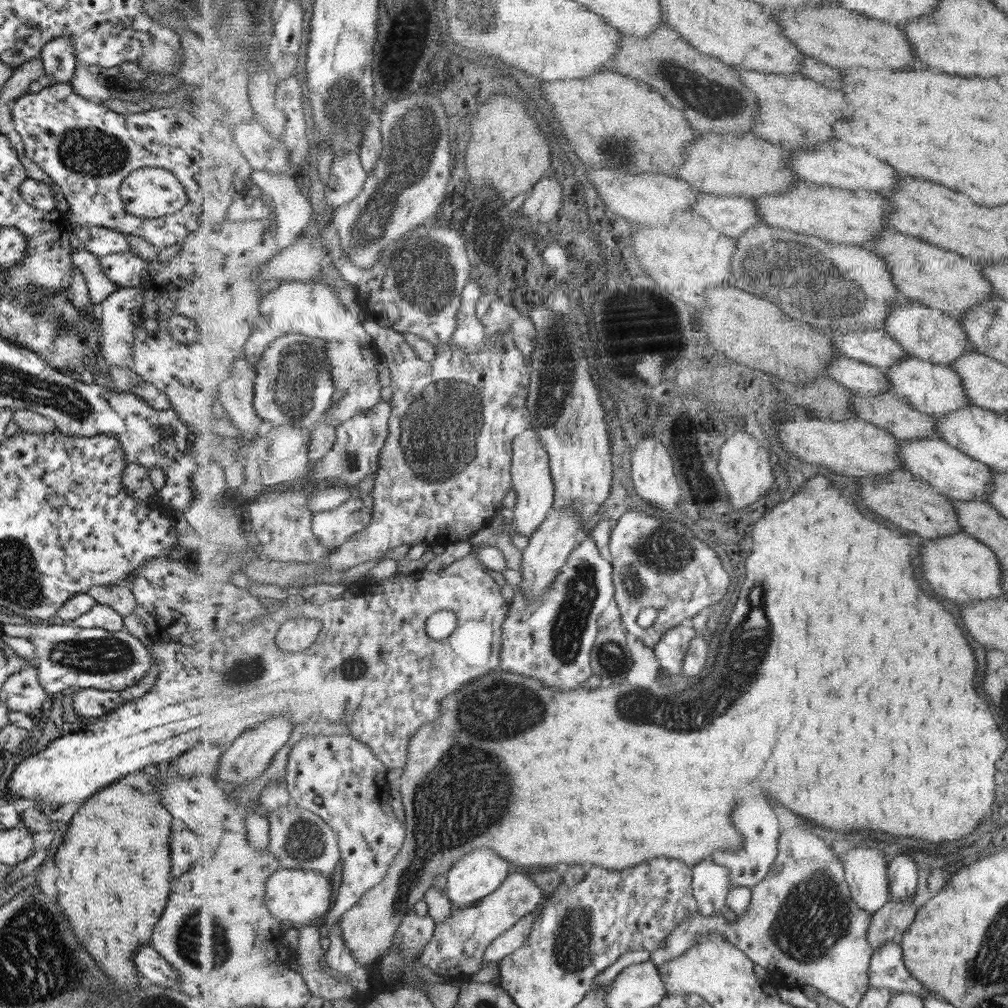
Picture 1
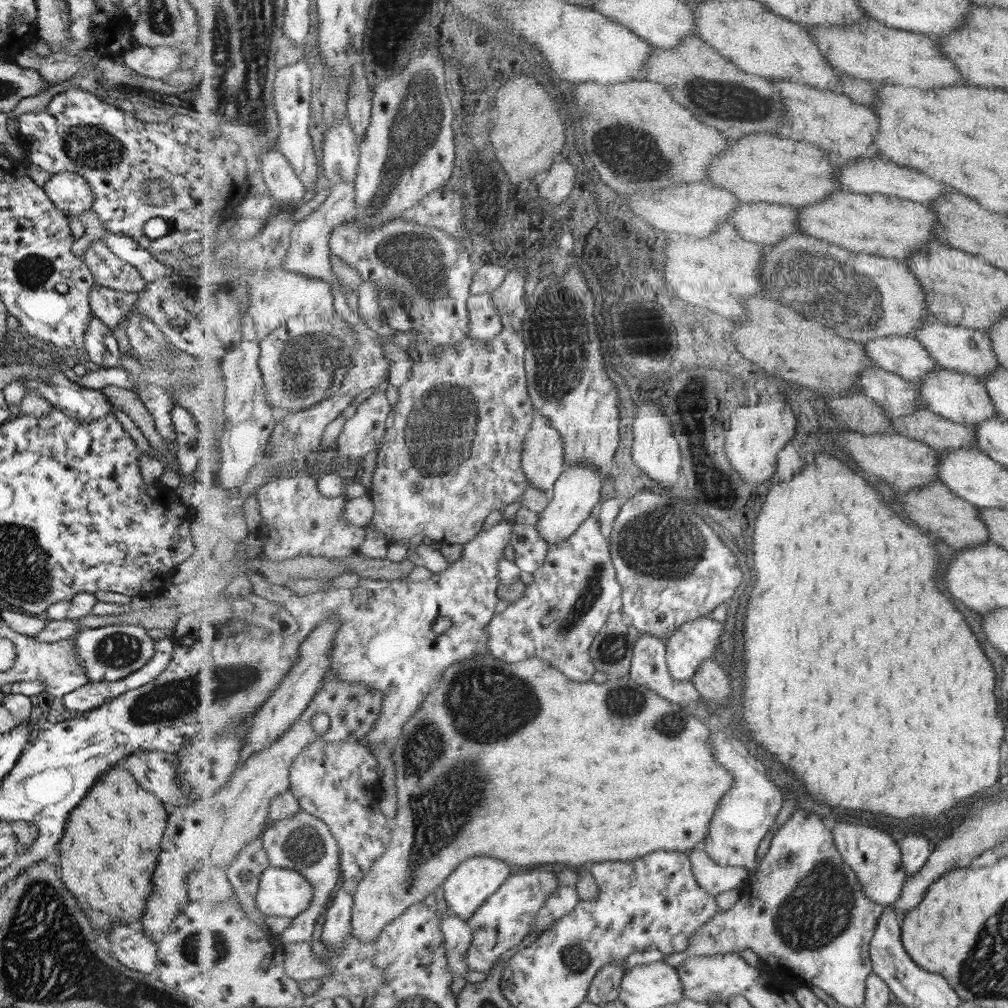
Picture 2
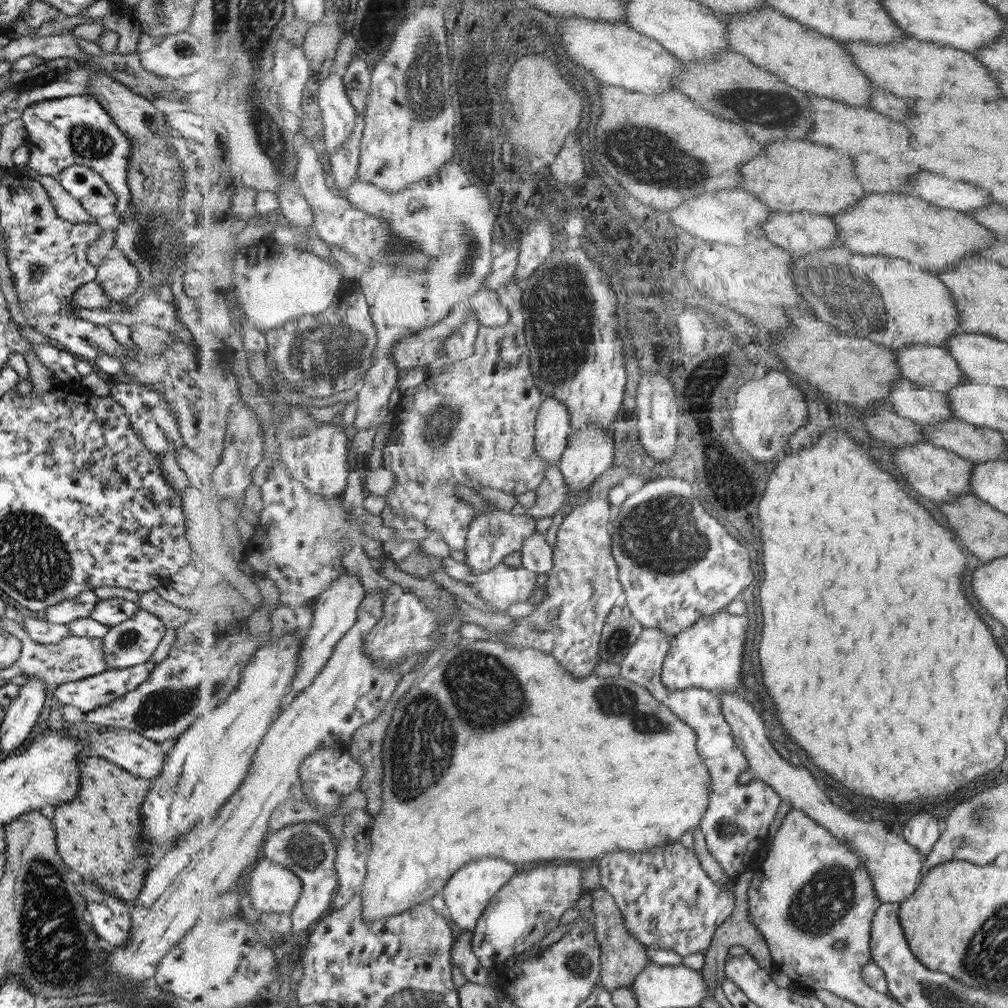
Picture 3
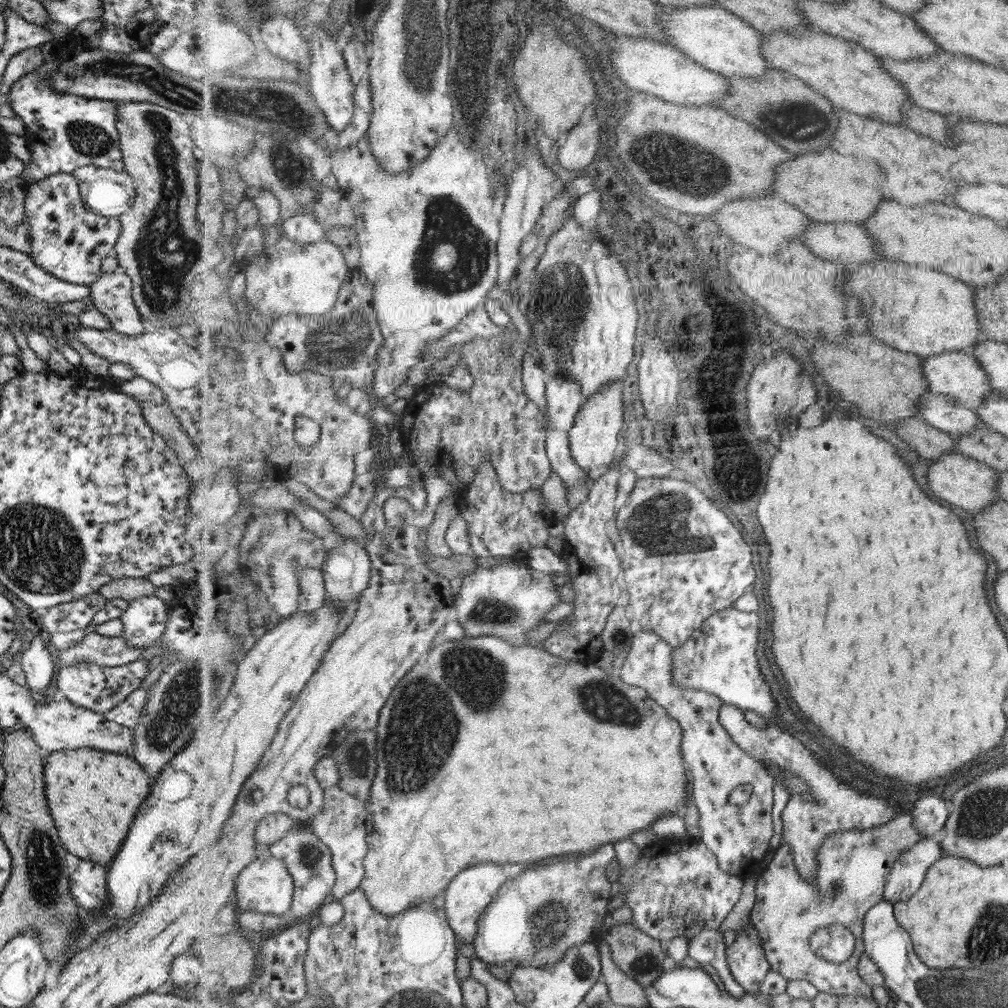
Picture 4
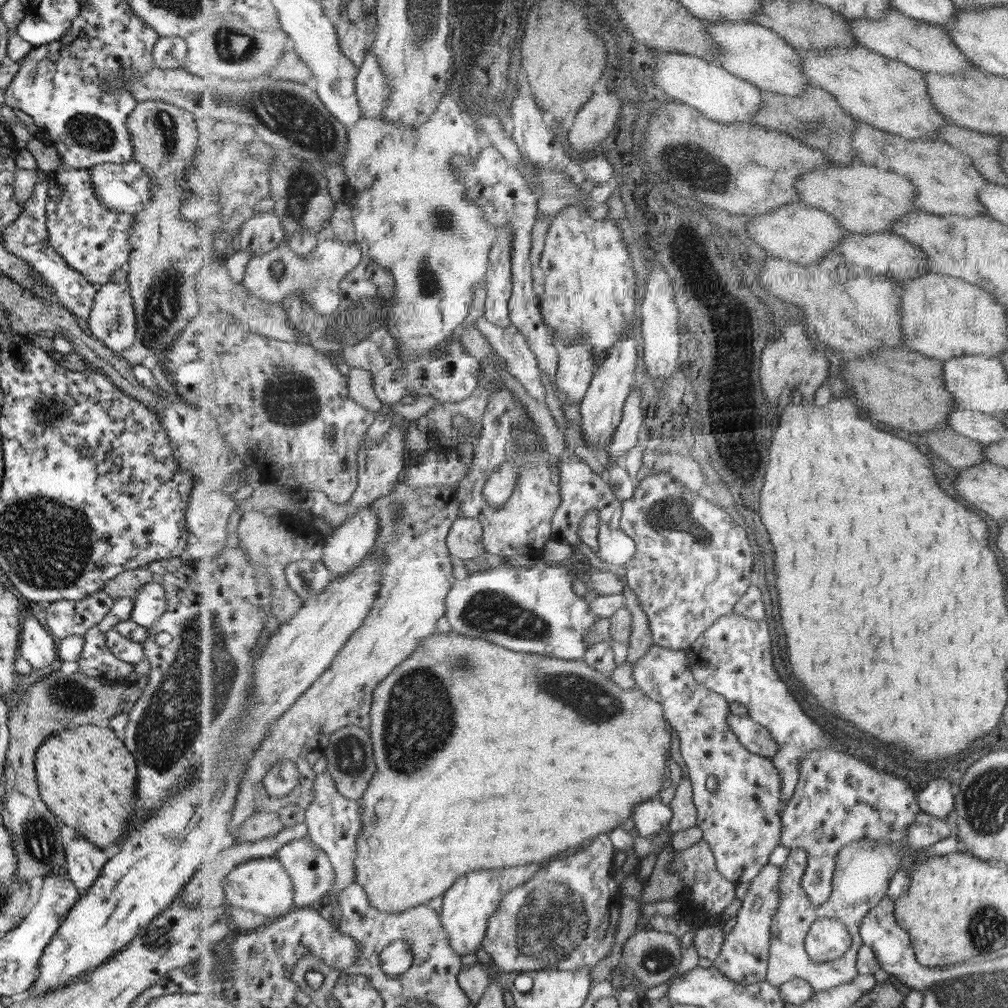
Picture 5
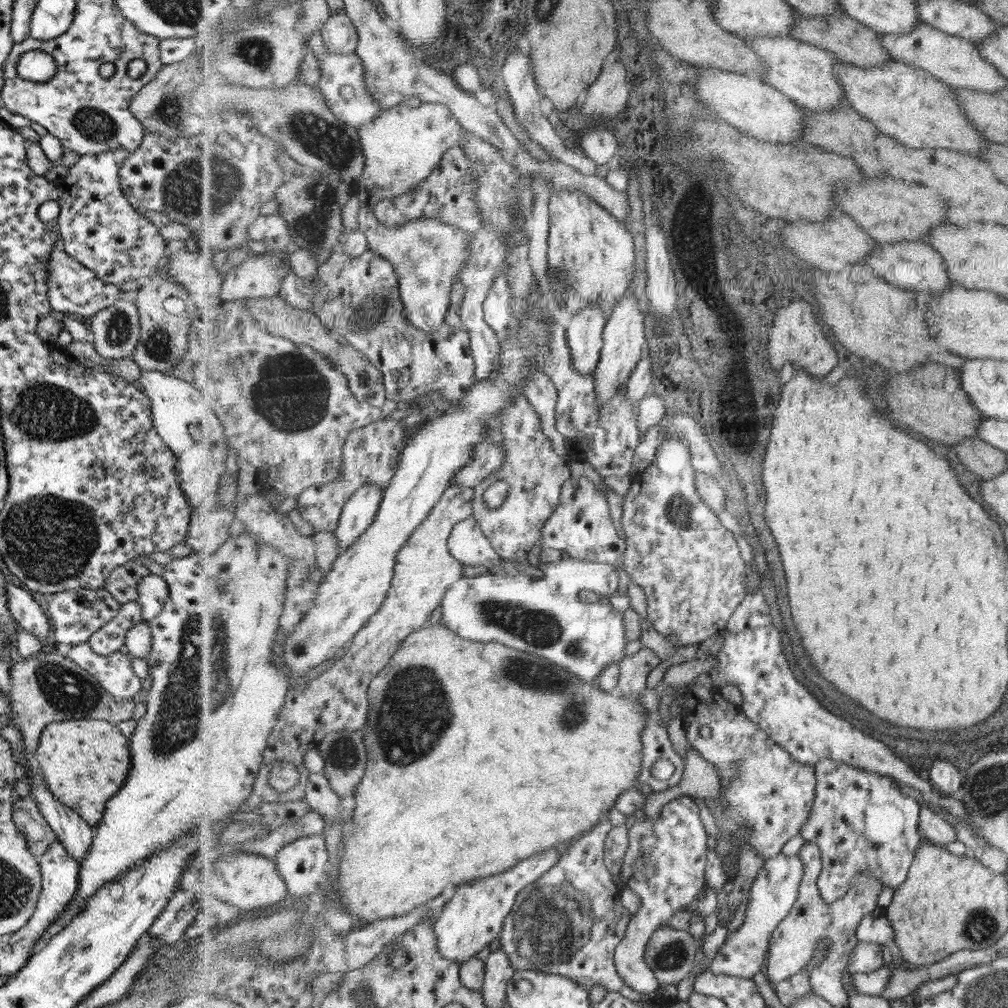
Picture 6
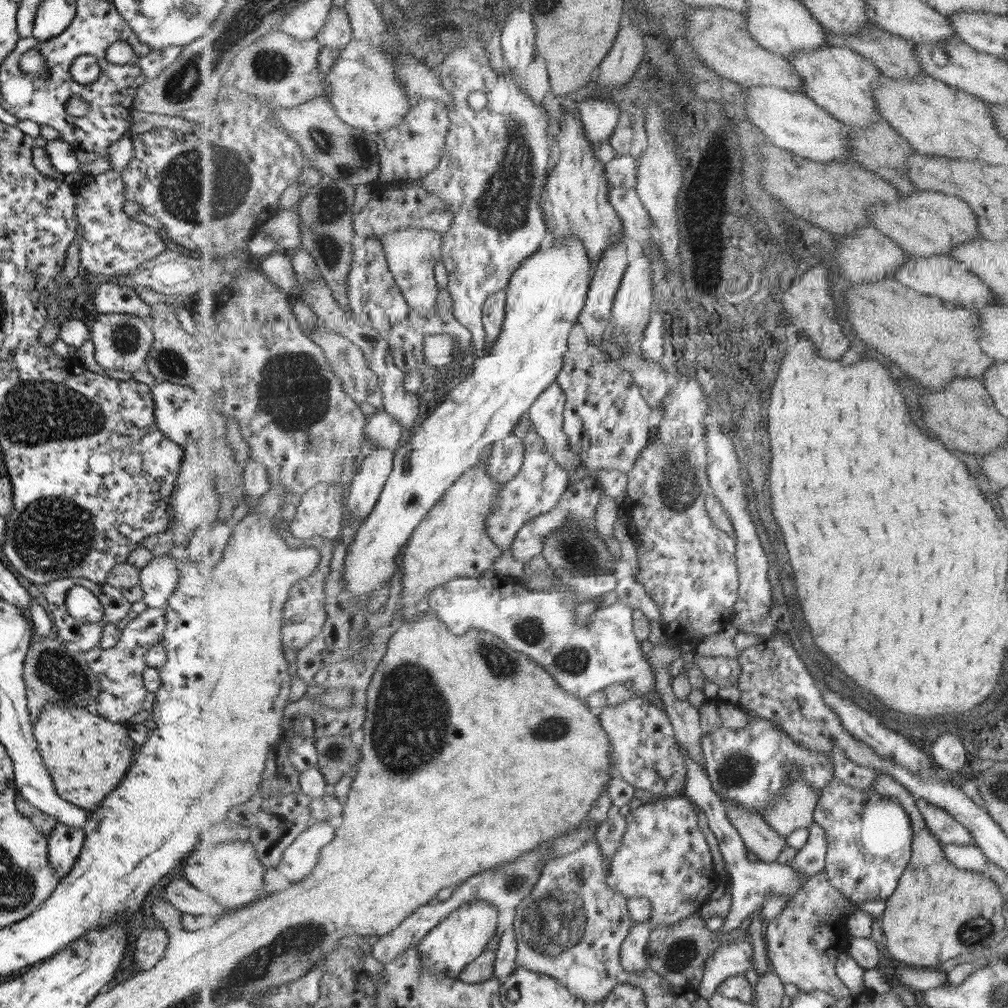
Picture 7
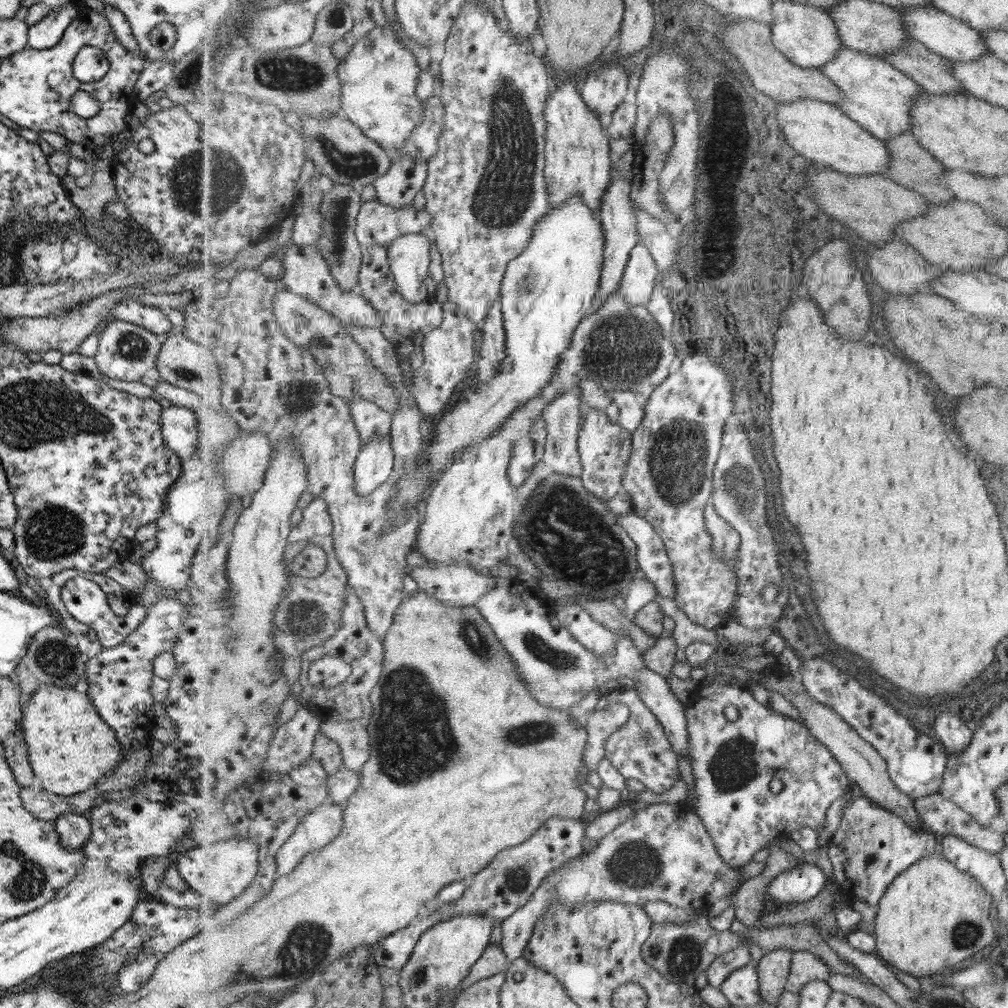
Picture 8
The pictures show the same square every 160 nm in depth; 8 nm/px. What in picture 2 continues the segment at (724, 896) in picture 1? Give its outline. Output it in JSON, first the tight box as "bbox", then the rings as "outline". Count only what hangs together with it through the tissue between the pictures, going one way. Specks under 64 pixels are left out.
{"bbox":[689,842,751,896],"outline":[[[704,842],[692,848],[689,853],[692,860],[692,869],[697,880],[699,880],[699,884],[713,896],[734,888],[742,889],[745,882],[751,878],[748,868],[717,864],[705,850]]]}

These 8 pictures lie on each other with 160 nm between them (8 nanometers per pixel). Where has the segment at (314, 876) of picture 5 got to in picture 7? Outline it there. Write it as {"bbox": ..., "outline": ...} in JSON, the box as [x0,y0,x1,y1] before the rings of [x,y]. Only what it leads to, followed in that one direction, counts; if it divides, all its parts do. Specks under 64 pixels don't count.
{"bbox":[279,822,337,882],"outline":[[[313,822],[297,840],[287,847],[279,863],[279,872],[289,880],[299,882],[306,879],[320,862],[320,852],[337,835],[337,829],[329,822]]]}

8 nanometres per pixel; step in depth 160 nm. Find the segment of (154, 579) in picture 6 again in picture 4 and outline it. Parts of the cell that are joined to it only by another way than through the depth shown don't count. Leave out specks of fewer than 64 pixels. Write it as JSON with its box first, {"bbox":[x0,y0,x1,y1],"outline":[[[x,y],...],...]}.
{"bbox":[120,595,168,649],"outline":[[[155,595],[142,596],[128,601],[127,608],[121,614],[120,619],[123,625],[121,637],[127,646],[137,647],[138,649],[147,648],[153,644],[165,630],[165,621],[168,613],[168,606],[163,600]]]}

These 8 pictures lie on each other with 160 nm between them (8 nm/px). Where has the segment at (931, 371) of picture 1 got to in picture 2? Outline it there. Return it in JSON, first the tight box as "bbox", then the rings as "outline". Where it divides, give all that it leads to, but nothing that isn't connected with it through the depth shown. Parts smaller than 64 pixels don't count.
{"bbox":[919,368,999,425],"outline":[[[938,368],[925,380],[919,382],[923,404],[930,411],[947,417],[956,423],[976,425],[978,422],[999,416],[996,404],[989,394],[987,385],[975,374]]]}

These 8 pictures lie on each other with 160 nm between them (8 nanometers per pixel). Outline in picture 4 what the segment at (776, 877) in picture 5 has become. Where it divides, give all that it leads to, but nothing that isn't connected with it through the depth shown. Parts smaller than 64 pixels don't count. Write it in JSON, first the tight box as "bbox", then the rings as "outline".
{"bbox":[726,920,772,995],"outline":[[[752,920],[735,935],[731,946],[726,949],[726,957],[737,982],[747,993],[758,995],[760,986],[772,972],[772,964],[766,956],[759,929],[752,924]]]}

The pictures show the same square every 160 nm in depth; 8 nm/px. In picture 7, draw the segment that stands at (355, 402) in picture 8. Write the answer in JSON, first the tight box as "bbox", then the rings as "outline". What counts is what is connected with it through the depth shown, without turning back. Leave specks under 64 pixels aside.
{"bbox":[364,409,404,452],"outline":[[[383,409],[368,416],[364,440],[374,449],[388,448],[396,452],[404,442],[404,430],[399,421]]]}

